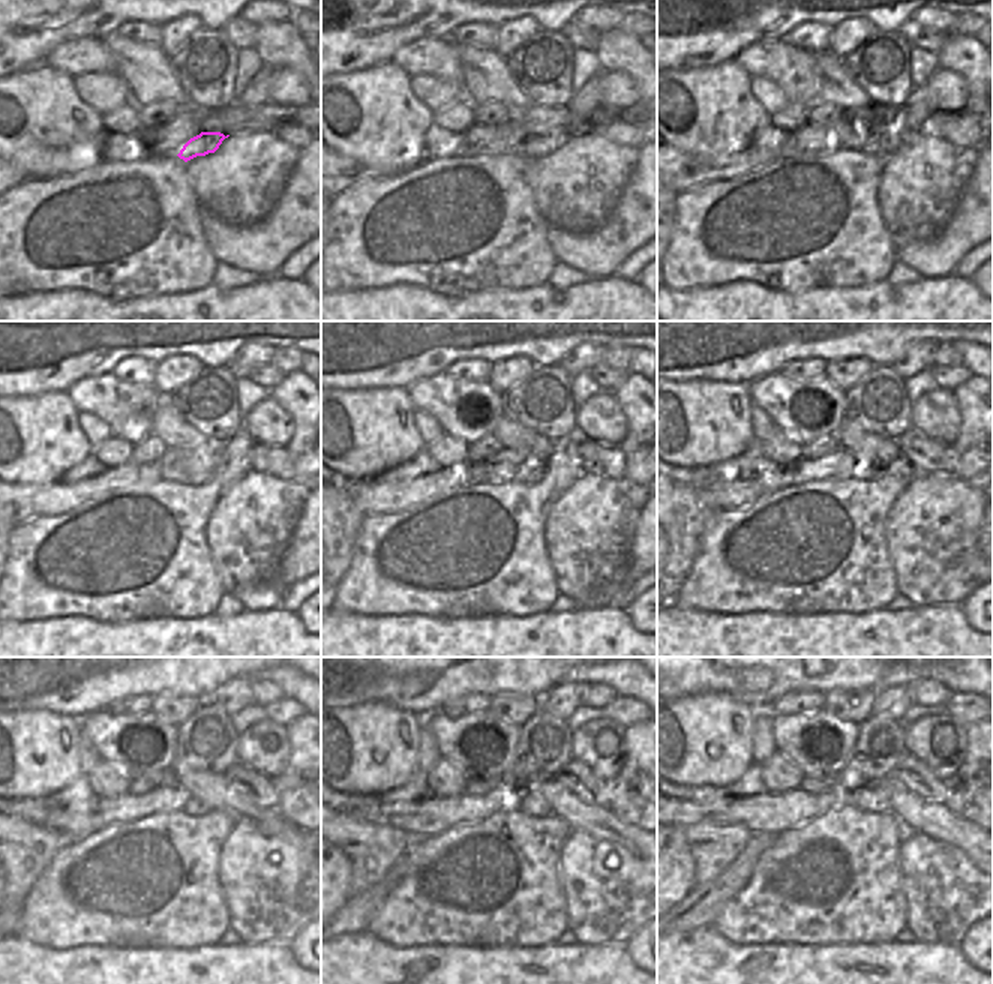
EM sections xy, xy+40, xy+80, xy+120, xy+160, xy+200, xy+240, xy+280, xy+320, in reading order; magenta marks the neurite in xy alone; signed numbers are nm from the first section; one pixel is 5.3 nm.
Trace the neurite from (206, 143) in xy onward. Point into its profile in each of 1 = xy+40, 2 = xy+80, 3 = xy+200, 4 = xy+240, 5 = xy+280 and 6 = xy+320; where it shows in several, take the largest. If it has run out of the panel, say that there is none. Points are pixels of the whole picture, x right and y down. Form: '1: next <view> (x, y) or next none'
1: next xy+40 (540, 146)
2: next xy+80 (882, 144)
3: next xy+200 (861, 470)
4: next xy+240 (194, 806)
5: next xy+280 (531, 803)
6: next xy+320 (876, 798)

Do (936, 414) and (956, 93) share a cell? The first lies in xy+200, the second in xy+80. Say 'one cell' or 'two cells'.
one cell

